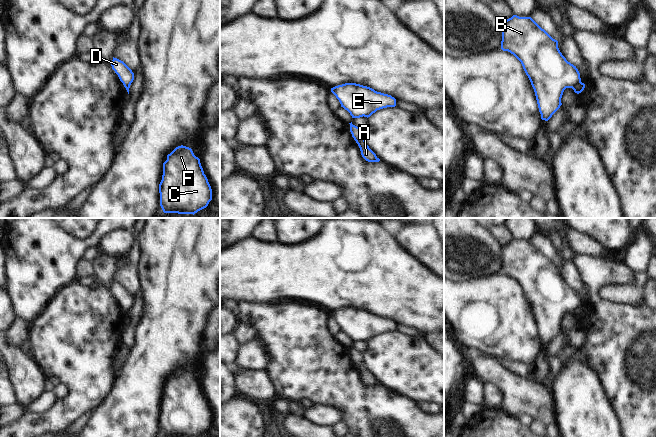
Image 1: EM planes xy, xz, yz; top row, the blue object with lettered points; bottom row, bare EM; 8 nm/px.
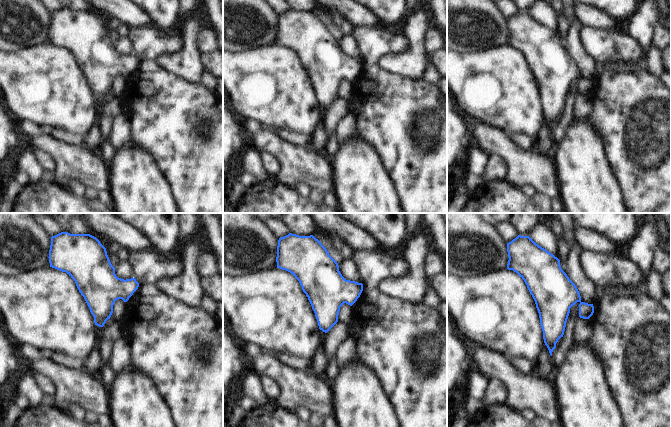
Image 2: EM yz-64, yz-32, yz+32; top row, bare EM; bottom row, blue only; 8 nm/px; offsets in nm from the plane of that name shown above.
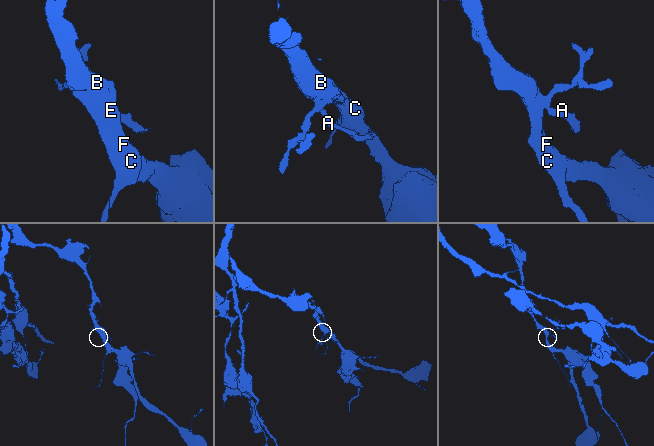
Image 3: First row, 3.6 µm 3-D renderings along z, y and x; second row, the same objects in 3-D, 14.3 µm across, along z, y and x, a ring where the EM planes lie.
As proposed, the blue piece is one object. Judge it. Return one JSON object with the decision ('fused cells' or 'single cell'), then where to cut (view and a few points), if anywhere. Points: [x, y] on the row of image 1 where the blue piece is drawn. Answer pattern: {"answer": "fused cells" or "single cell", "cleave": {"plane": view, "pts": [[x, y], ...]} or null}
{"answer": "fused cells", "cleave": {"plane": "yz", "pts": [[580, 81], [573, 89]]}}

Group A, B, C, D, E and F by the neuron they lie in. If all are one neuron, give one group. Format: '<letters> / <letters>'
A / B C D E F

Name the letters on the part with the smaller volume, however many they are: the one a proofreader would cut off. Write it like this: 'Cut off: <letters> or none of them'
Cut off: A

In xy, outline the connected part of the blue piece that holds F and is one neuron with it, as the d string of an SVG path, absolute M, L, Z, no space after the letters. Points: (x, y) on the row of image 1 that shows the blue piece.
M181 145L167 155L159 193L164 213L194 215L208 206L212 189L191 148Z

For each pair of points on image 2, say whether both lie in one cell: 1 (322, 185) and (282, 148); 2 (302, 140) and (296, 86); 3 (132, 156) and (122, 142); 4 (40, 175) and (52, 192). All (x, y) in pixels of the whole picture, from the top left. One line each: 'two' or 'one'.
1: one
2: two
3: two
4: two

